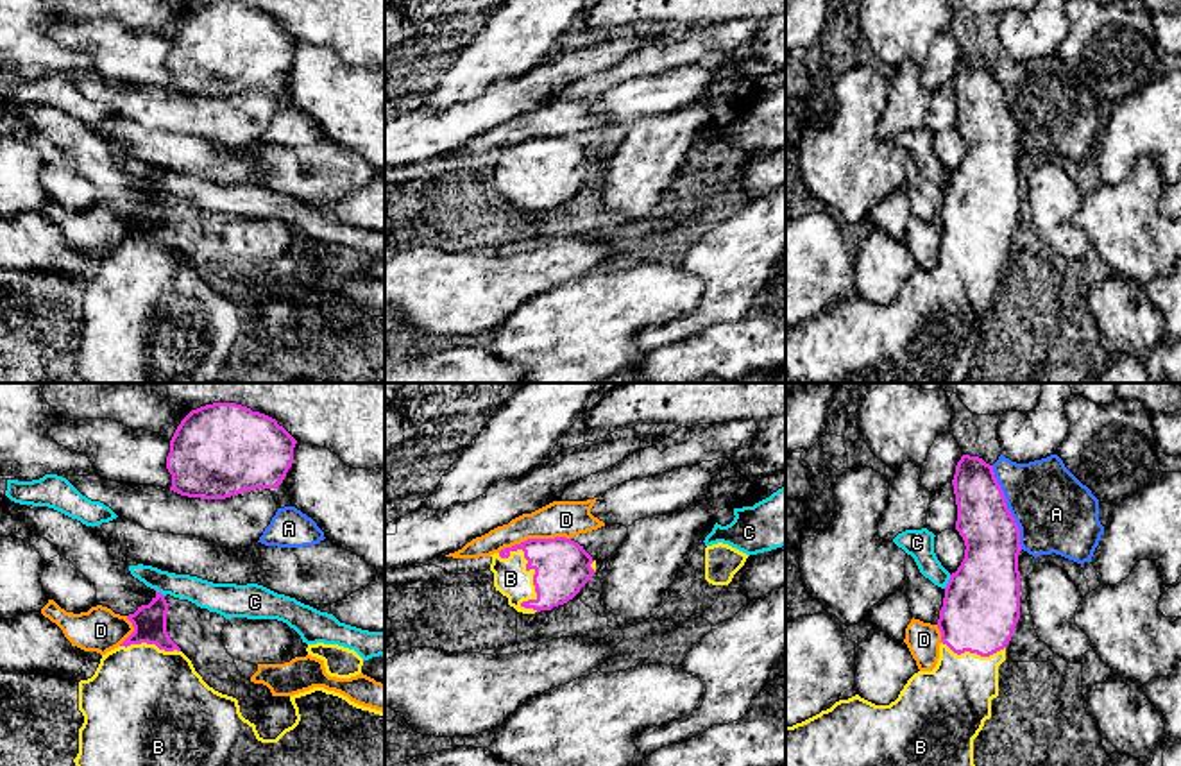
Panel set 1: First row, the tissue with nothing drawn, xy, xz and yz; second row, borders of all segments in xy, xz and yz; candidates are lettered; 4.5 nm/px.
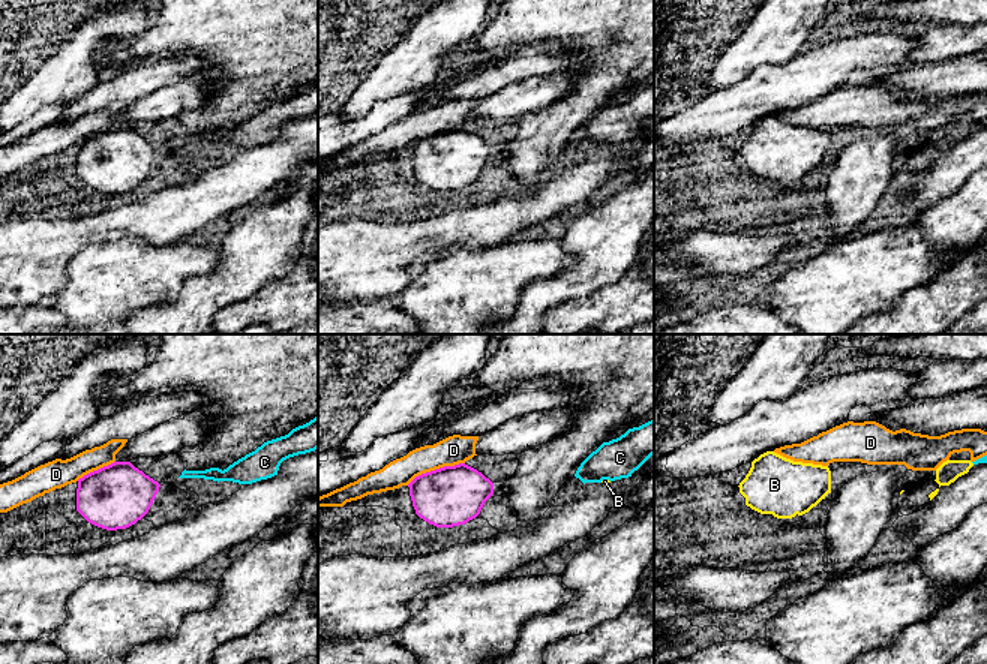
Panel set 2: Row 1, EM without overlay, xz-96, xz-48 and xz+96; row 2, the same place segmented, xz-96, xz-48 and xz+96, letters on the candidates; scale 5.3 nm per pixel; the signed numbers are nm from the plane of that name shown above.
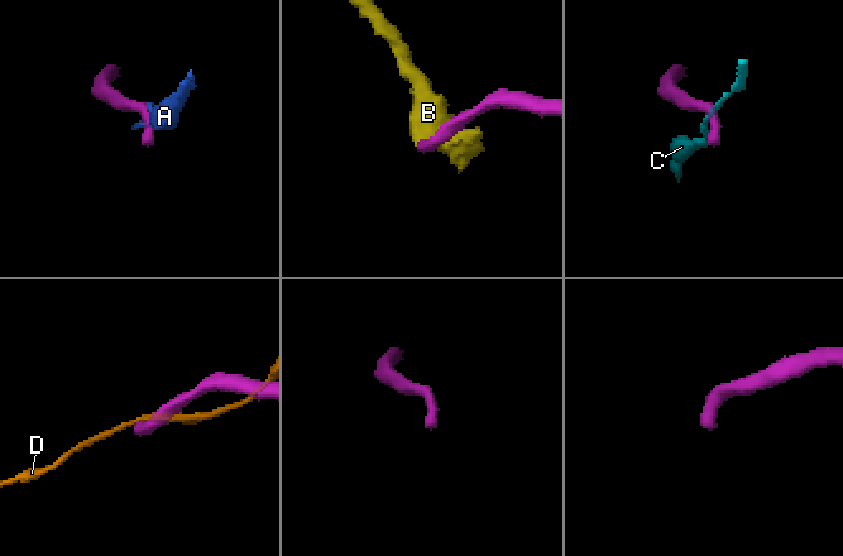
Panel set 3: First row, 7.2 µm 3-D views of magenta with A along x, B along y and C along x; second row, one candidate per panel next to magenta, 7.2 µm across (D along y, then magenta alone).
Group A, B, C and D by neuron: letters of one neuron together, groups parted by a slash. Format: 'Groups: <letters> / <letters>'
Groups: A / B / C / D

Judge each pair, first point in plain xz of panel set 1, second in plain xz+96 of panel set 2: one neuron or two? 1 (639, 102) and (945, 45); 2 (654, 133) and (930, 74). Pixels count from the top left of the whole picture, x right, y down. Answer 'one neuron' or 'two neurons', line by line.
1: two neurons
2: two neurons

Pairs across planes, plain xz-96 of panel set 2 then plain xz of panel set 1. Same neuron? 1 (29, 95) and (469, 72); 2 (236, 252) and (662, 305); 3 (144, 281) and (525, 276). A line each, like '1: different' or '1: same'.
1: same
2: different
3: different

